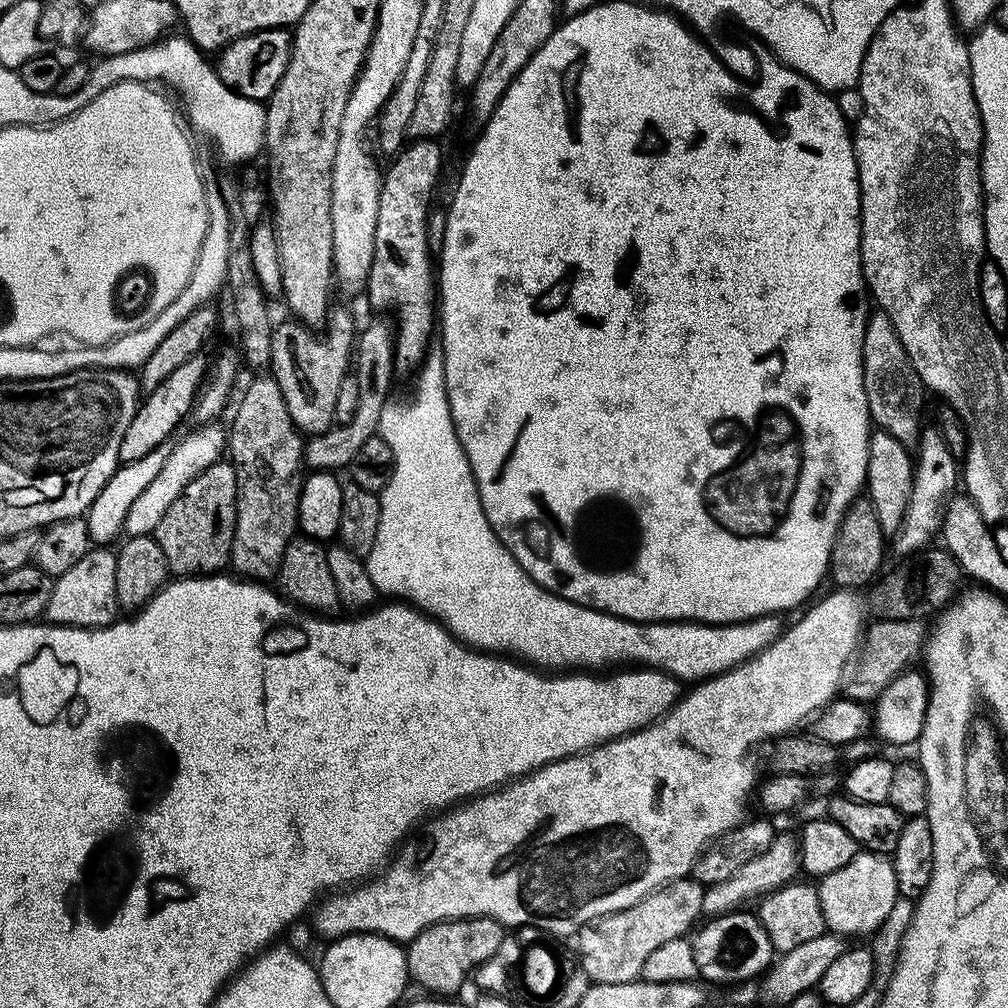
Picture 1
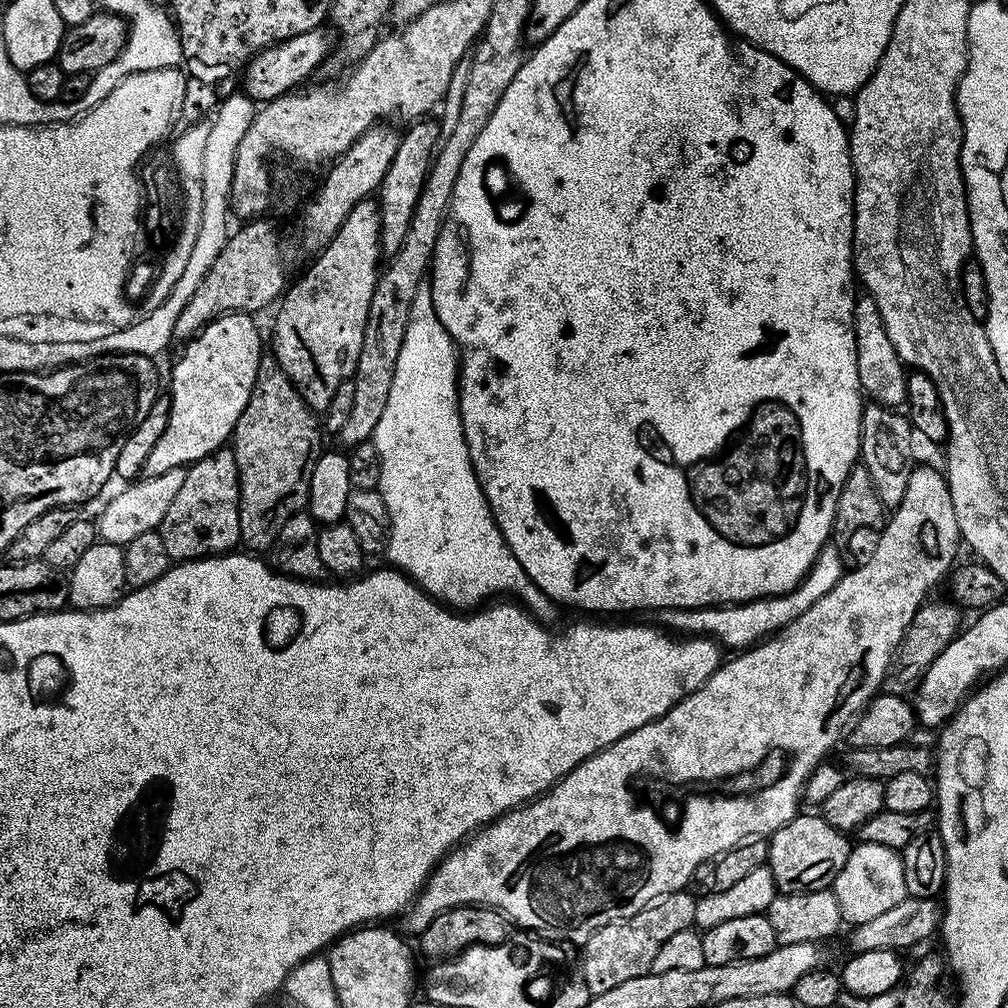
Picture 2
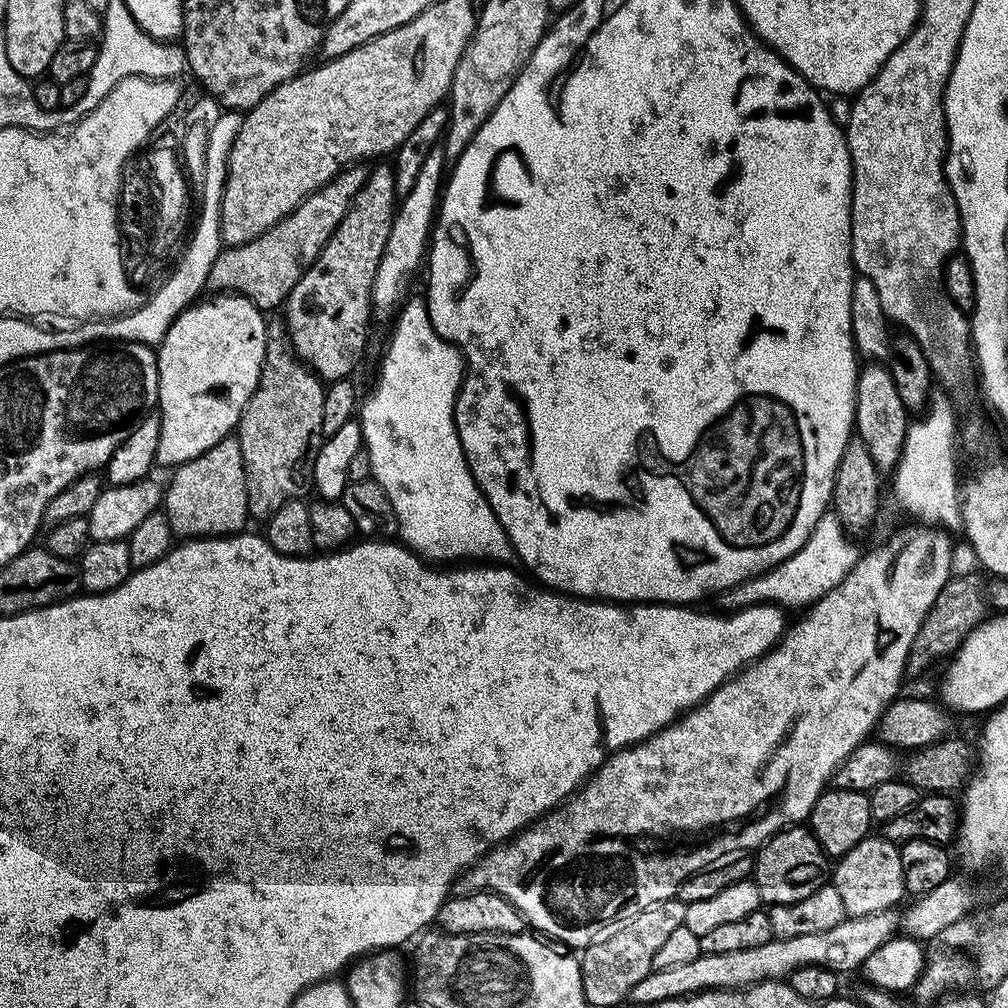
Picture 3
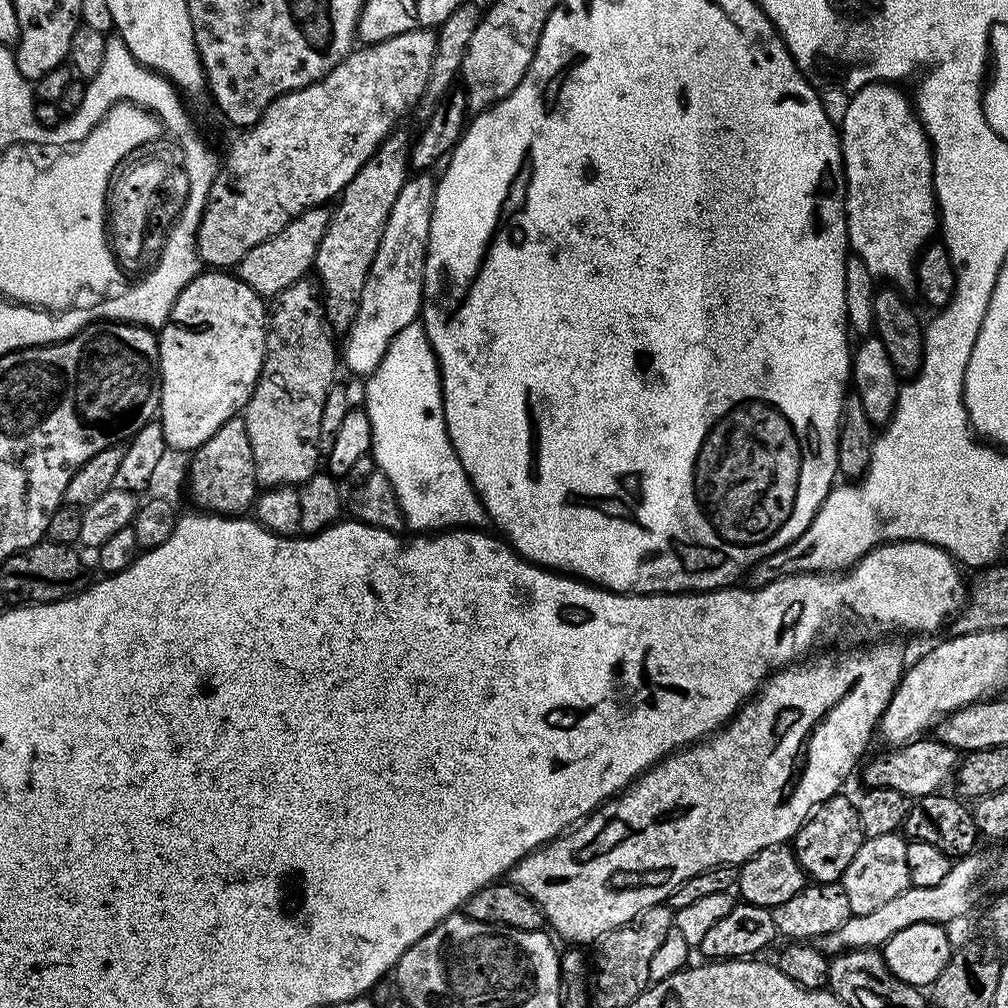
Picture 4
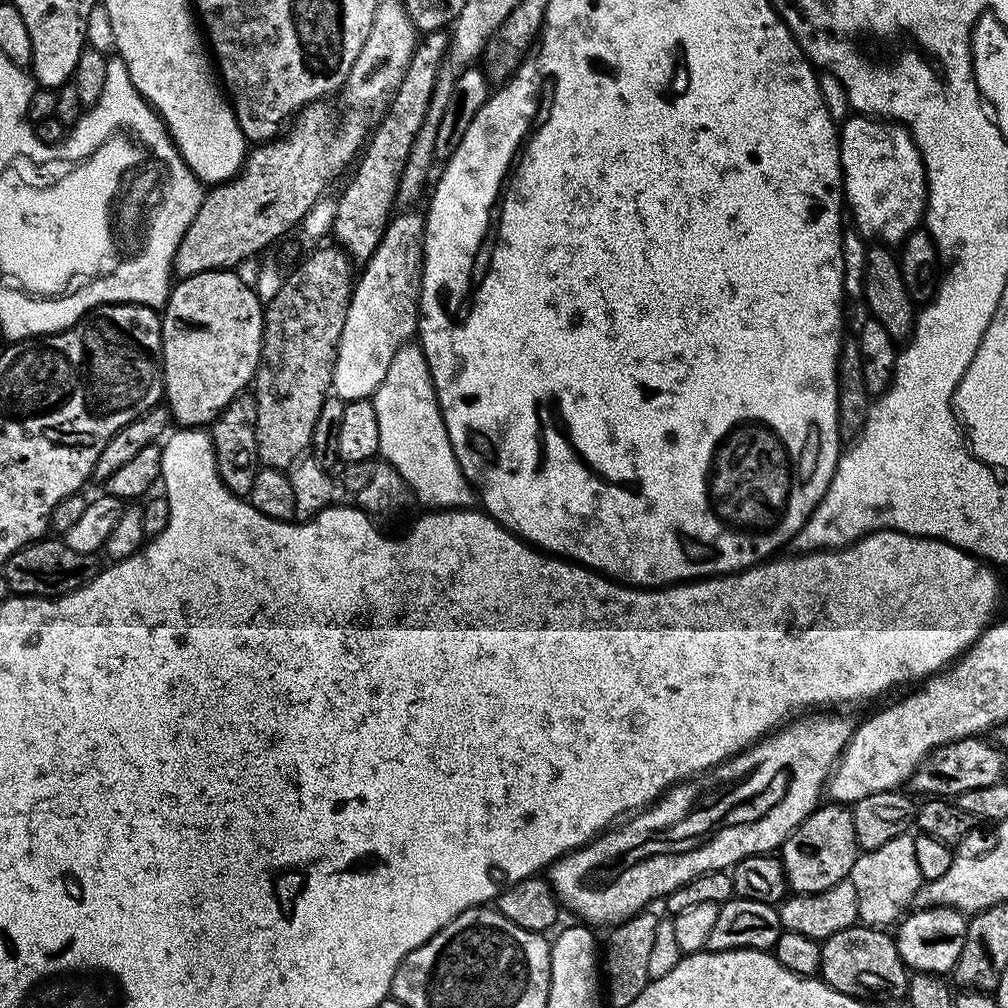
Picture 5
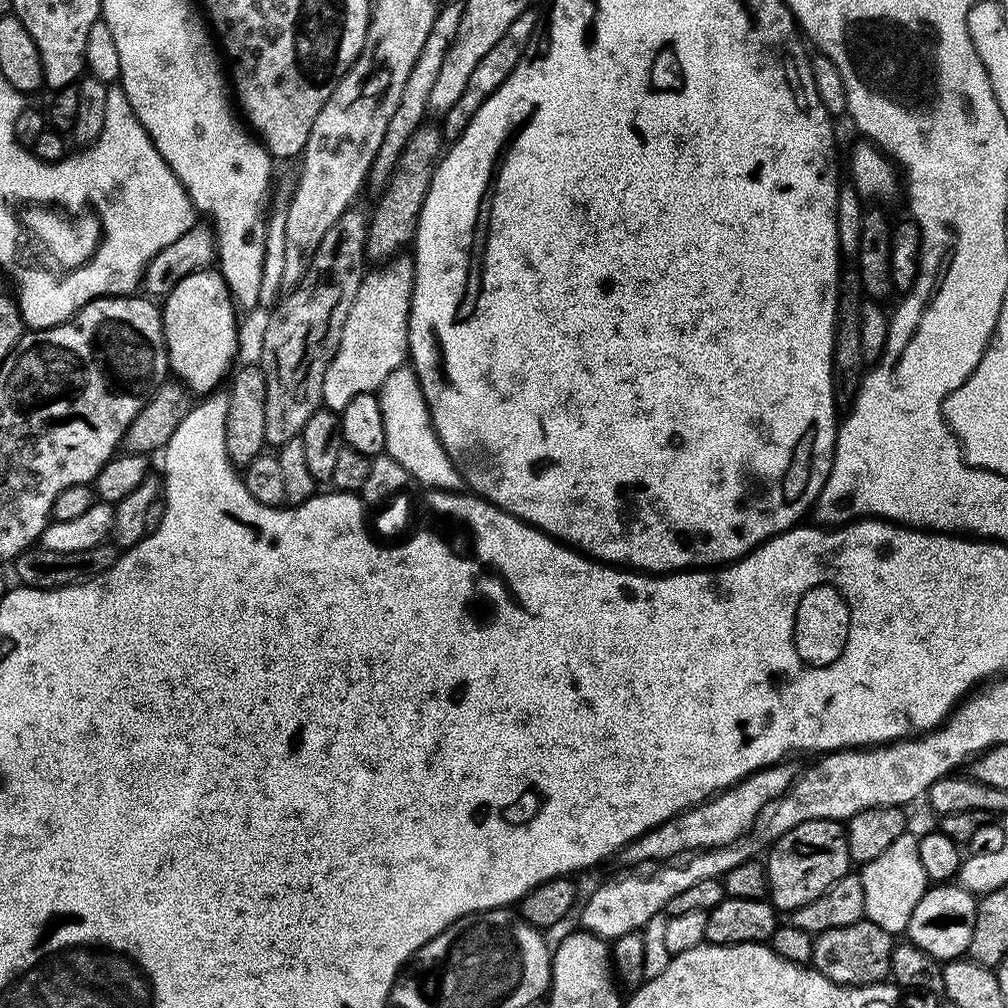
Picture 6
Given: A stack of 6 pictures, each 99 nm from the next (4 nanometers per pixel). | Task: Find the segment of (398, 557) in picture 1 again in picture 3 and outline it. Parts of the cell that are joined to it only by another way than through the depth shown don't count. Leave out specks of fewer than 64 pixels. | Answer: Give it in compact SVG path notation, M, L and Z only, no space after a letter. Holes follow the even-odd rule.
M409 295L405 299L398 315L395 317L396 329L392 332L392 337L388 340L388 349L384 352L384 361L380 364L380 381L376 384L376 389L368 396L368 401L363 401L358 412L360 429L364 432L364 448L370 458L372 467L371 479L376 480L386 490L386 498L390 498L390 506L394 506L394 514L398 518L398 536L404 547L412 549L422 560L429 562L491 562L501 566L507 565L513 559L512 544L508 541L506 530L498 522L494 510L490 510L490 502L482 494L482 490L474 482L470 474L470 466L464 457L462 442L458 438L456 429L456 394L460 390L460 383L464 381L464 358L460 354L460 349L449 340L444 340L434 330L430 322L428 313L428 302L423 295ZM834 514L818 518L818 526L806 538L806 542L790 558L768 569L761 576L753 576L745 584L728 588L715 597L717 609L725 613L736 612L739 608L749 608L755 604L775 604L785 610L807 609L824 597L853 568L858 559L858 551L847 532L840 527L840 520Z

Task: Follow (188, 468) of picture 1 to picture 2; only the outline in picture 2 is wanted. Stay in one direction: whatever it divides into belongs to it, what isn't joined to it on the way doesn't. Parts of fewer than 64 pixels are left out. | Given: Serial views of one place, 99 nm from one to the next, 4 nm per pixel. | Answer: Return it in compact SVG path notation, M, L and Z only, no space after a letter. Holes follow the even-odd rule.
M175 468L166 470L166 474L144 476L125 483L124 489L117 496L109 498L108 505L100 512L100 517L95 517L94 523L99 539L106 544L123 546L134 542L134 538L139 538L142 534L157 531L162 518L166 518L166 509L170 502L174 502L178 489L182 487L184 474L184 468Z

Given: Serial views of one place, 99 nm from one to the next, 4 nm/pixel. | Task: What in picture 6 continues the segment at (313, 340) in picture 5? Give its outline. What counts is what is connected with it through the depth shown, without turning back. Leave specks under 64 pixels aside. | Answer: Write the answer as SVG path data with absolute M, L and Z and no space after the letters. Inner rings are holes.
M356 206L347 208L342 218L338 218L338 222L334 222L334 226L326 230L326 238L322 238L322 246L318 246L318 254L314 254L314 262L310 262L306 278L302 278L299 286L291 289L271 309L272 317L264 328L258 357L259 366L266 378L265 445L279 446L290 442L290 438L299 436L306 422L310 422L310 414L317 412L323 405L322 382L340 345L342 326L346 326L350 306L354 306L354 294L358 294L358 286L362 286L366 271L364 247L368 237L368 216L360 213L358 209Z

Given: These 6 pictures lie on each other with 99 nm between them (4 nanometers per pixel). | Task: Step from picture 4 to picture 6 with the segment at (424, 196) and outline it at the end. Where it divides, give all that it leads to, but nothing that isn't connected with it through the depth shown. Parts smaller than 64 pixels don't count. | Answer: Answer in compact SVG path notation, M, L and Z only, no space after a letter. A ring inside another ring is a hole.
M397 254L373 268L373 272L365 271L362 286L354 294L354 306L350 306L346 326L342 326L340 345L326 370L323 407L339 410L358 394L376 392L408 360L408 315L416 277L413 257Z

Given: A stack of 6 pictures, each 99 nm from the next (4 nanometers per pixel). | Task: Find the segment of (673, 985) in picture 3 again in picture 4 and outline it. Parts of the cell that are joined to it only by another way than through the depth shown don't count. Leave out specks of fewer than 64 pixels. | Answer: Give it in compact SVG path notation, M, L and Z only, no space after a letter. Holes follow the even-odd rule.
M976 854L959 857L953 863L950 874L938 882L938 886L909 886L897 894L895 898L877 906L867 914L858 914L842 922L838 930L830 930L825 936L818 940L820 951L825 954L837 954L848 951L856 951L859 948L883 949L884 943L898 930L906 930L906 926L915 924L942 924L951 925L951 920L964 916L972 908L972 891L976 888L976 878L980 874L980 860Z

